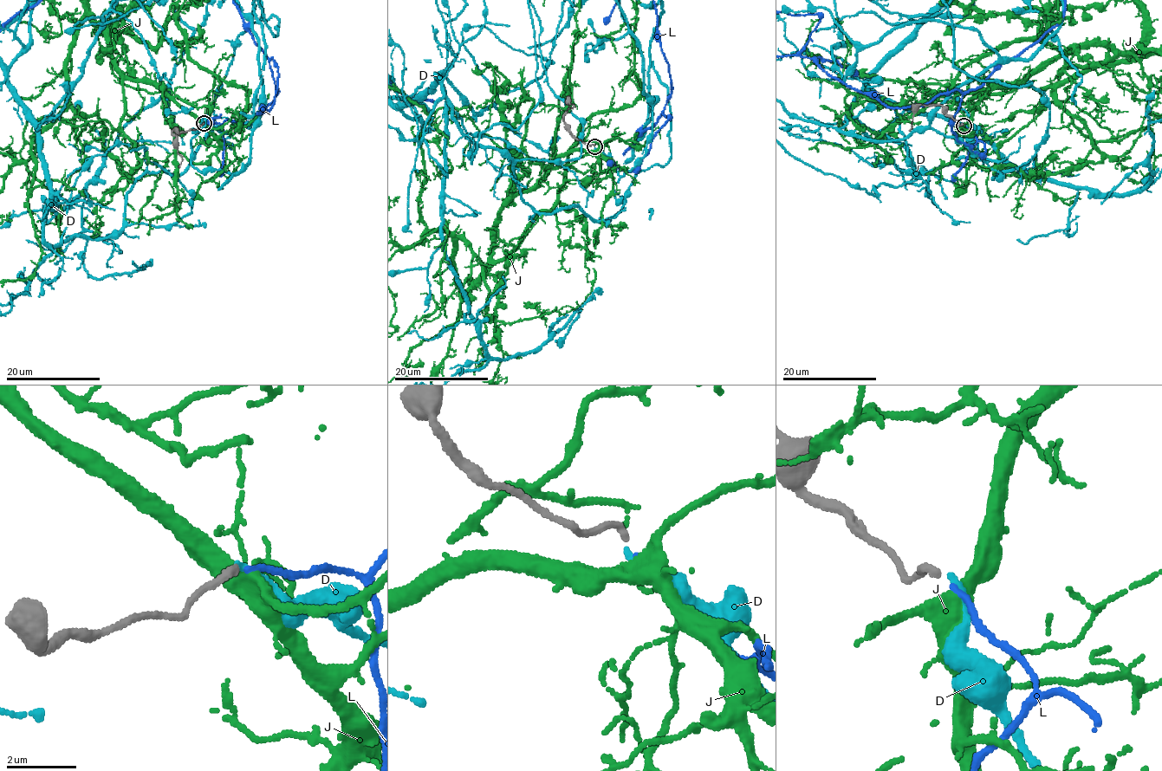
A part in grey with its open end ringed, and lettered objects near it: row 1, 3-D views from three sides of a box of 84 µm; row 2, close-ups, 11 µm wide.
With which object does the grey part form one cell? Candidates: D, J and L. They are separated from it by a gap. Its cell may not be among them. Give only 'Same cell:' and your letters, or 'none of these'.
Same cell: L

